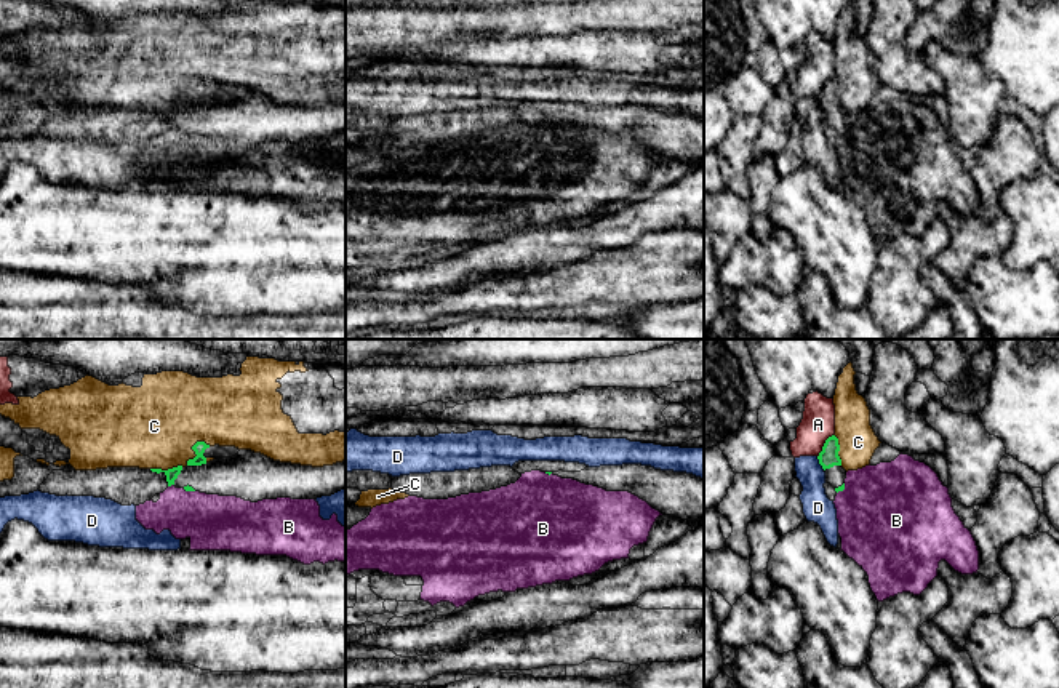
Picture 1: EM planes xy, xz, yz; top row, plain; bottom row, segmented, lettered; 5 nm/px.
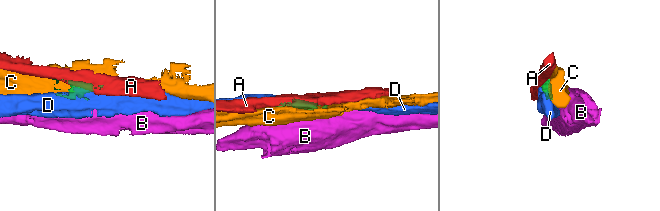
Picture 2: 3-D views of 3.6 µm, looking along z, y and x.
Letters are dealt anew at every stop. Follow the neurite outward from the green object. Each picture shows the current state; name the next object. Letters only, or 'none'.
none

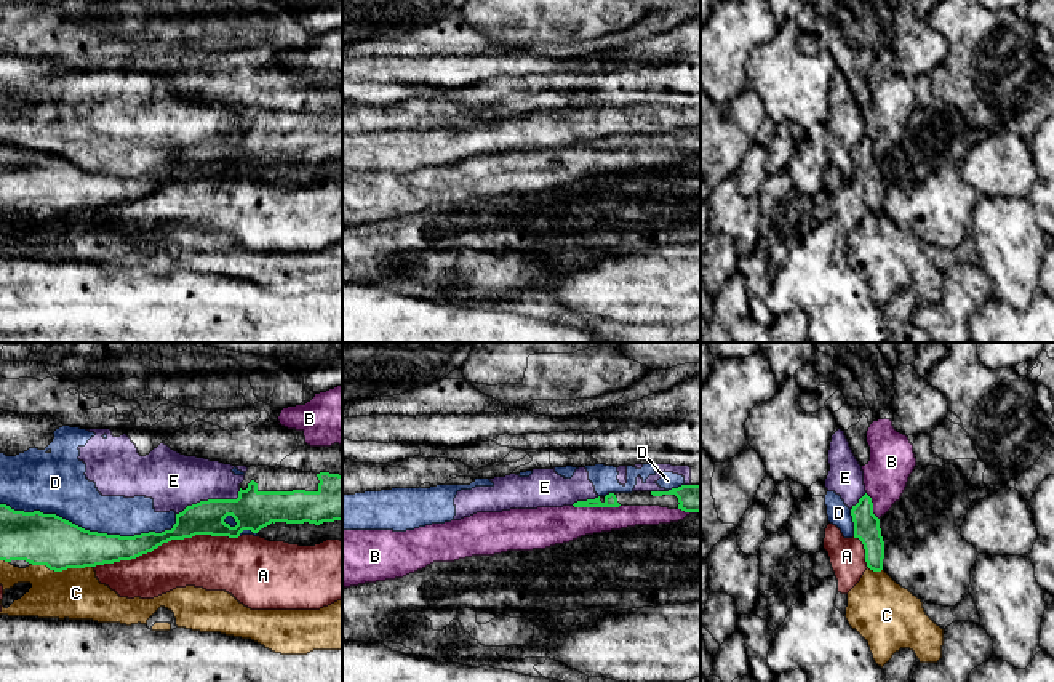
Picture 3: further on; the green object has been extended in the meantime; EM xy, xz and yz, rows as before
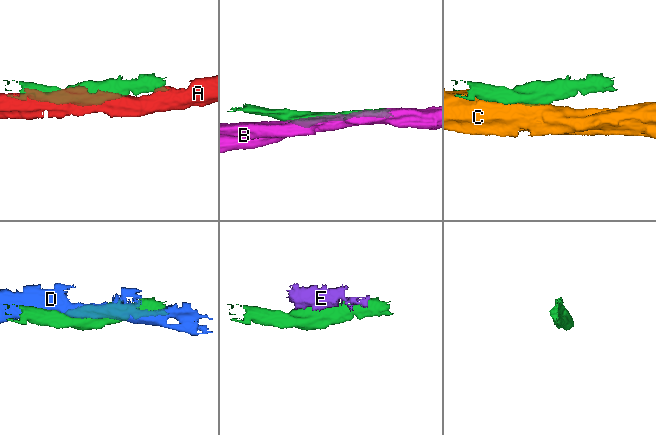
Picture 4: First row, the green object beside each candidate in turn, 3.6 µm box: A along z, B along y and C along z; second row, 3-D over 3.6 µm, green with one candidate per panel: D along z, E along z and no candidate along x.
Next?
none

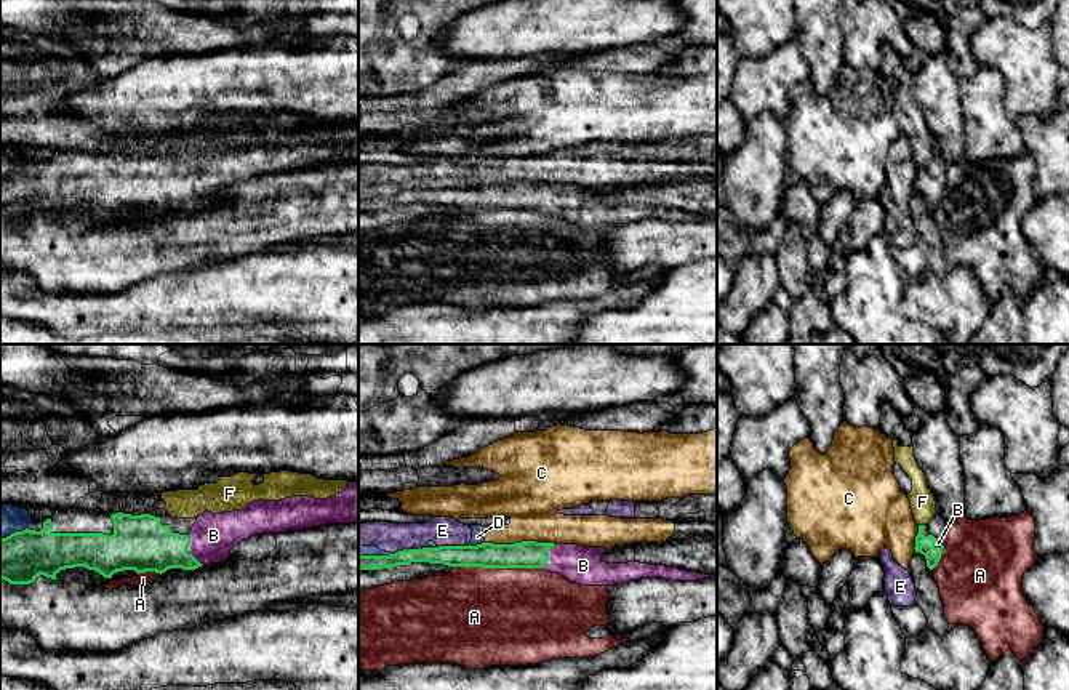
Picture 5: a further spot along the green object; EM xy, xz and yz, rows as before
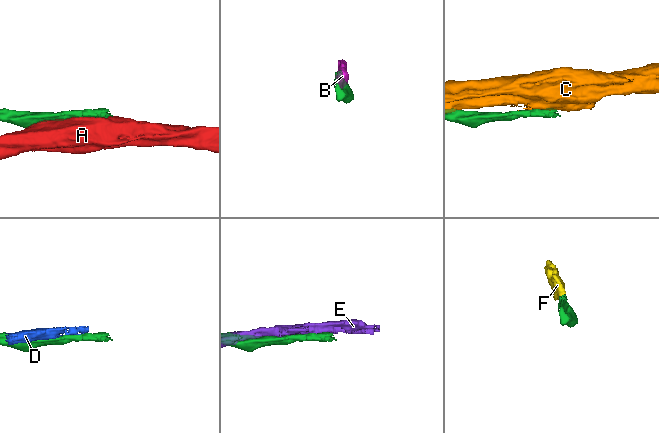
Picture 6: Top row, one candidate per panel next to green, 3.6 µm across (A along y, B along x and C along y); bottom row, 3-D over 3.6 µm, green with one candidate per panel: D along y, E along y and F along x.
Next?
B

